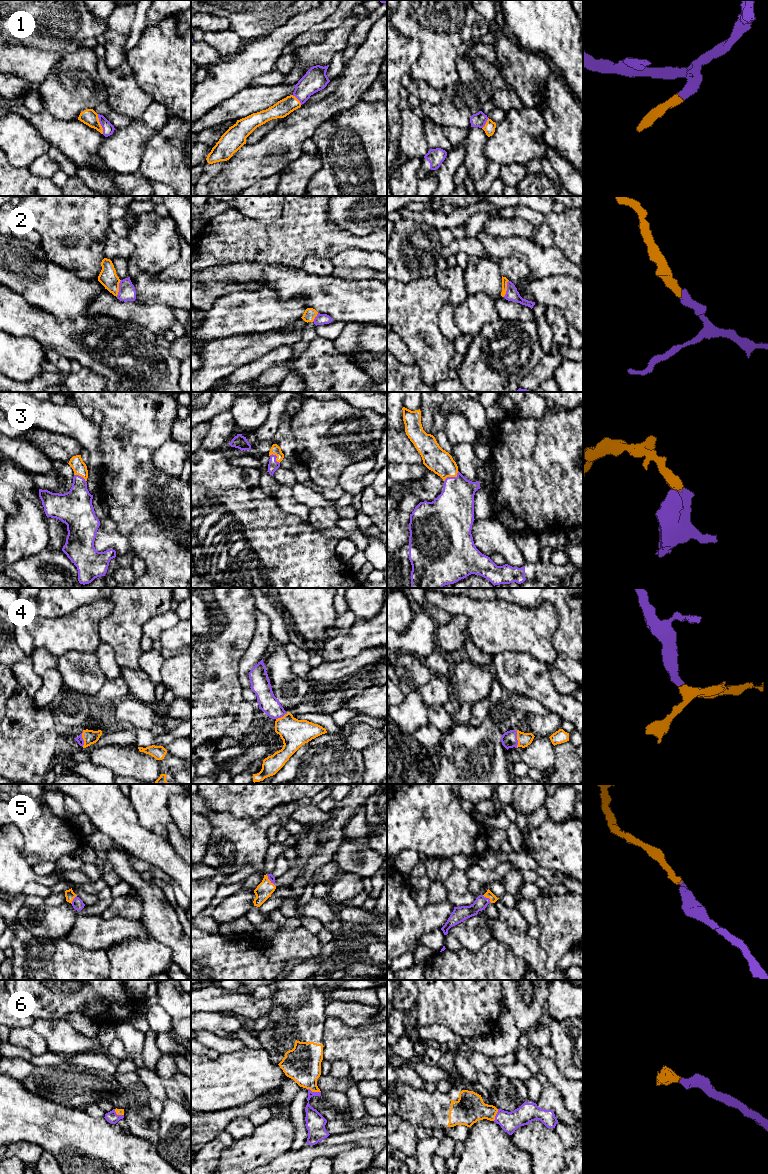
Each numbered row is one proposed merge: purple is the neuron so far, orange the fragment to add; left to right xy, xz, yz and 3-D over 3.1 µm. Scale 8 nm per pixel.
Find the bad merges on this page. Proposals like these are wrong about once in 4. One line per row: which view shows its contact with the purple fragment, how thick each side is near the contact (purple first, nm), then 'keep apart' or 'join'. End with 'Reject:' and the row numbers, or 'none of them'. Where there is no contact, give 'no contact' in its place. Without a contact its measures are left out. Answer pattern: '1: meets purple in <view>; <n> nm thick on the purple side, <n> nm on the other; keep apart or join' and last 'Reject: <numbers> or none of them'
1: meets purple in xy; 90 nm thick on the purple side, 130 nm on the other; join
2: meets purple in xy; 140 nm thick on the purple side, 150 nm on the other; join
3: meets purple in yz; 320 nm thick on the purple side, 200 nm on the other; join
4: meets purple in yz; 130 nm thick on the purple side, 110 nm on the other; join
5: meets purple in yz; 120 nm thick on the purple side, 60 nm on the other; join
6: meets purple in xz; 160 nm thick on the purple side, 280 nm on the other; join
Reject: none of them

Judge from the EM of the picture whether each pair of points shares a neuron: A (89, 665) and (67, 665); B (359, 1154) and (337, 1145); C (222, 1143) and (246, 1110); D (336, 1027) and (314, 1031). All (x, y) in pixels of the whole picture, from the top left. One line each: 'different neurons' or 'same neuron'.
A: same neuron
B: different neurons
C: different neurons
D: different neurons

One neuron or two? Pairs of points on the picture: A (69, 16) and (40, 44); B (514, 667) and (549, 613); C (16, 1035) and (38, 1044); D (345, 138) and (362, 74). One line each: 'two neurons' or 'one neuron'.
A: one neuron
B: two neurons
C: one neuron
D: two neurons

